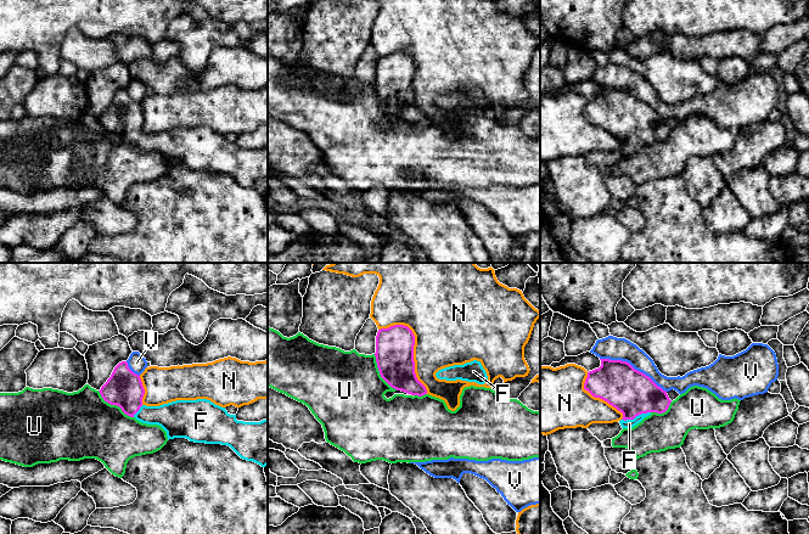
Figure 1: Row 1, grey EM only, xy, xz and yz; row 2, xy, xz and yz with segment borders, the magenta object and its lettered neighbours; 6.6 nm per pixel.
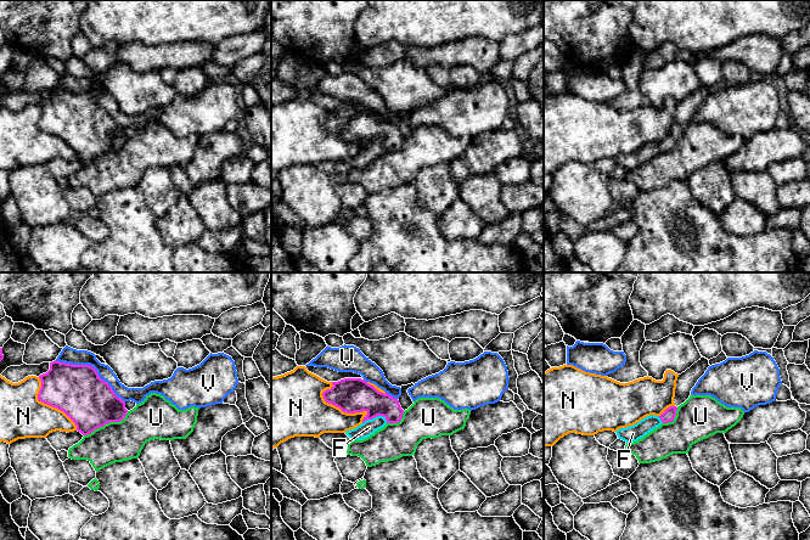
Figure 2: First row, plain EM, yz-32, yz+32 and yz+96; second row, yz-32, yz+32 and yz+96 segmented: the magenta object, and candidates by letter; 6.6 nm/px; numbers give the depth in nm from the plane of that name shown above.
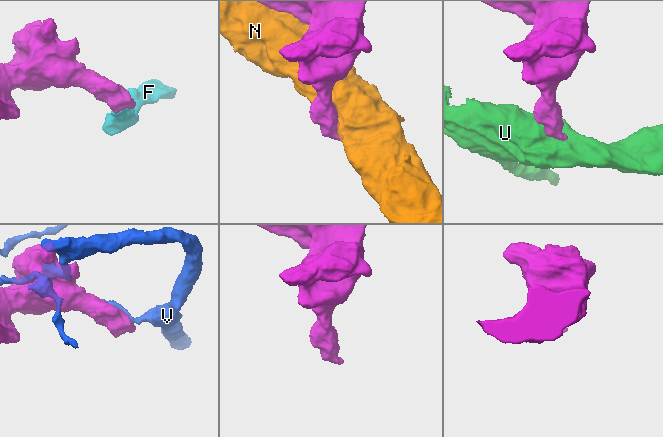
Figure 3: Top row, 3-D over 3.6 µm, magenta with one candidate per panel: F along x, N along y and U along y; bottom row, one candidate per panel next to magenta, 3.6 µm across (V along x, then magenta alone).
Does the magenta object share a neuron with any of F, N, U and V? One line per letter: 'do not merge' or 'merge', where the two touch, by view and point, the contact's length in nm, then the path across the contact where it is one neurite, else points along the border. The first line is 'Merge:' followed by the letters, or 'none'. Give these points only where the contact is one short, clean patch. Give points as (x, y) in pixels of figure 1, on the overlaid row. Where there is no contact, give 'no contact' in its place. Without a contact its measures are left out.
Merge: F
F: merge | yz (635, 416) | 200 nm | across yz (633, 393), (635, 395), (635, 416), (629, 423)
N: do not merge | xz (414, 344) | 550 nm
U: do not merge | xy (114, 404) | 300 nm
V: do not merge | yz (631, 366) | 500 nm

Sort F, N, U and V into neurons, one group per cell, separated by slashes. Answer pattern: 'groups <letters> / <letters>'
groups F / N / U / V

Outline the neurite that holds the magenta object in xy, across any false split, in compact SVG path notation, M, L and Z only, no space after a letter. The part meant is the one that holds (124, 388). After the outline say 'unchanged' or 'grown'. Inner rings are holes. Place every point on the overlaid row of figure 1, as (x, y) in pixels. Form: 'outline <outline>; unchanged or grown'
outline M127 361L114 367L99 392L105 401L119 406L125 415L142 423L161 426L167 432L168 440L186 438L195 443L227 445L243 460L253 461L262 467L268 465L268 420L237 421L236 415L230 415L225 407L207 399L176 400L159 406L146 406L142 404L145 389L141 378L129 369Z; grown

